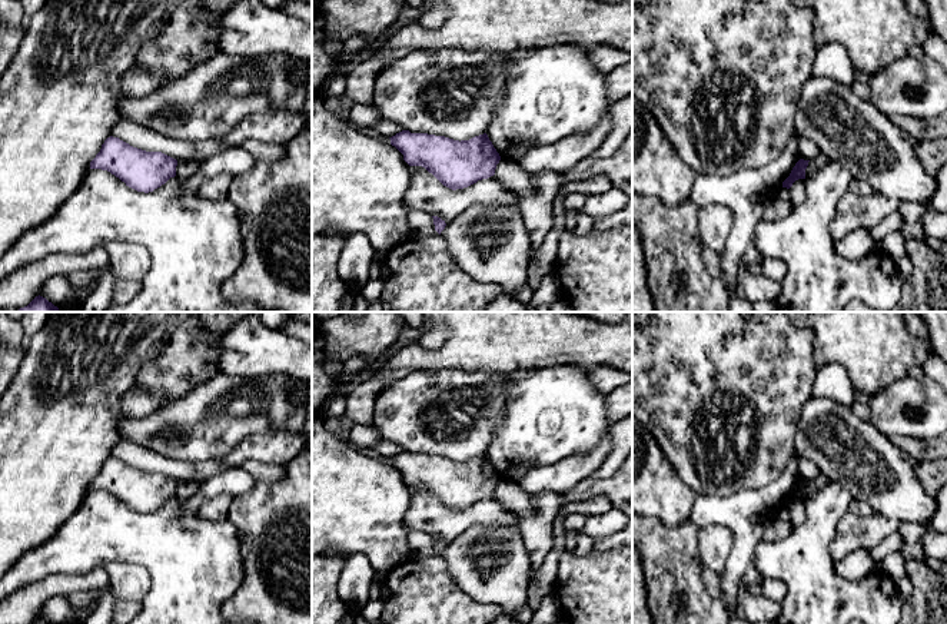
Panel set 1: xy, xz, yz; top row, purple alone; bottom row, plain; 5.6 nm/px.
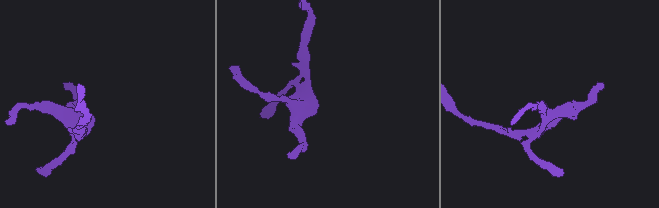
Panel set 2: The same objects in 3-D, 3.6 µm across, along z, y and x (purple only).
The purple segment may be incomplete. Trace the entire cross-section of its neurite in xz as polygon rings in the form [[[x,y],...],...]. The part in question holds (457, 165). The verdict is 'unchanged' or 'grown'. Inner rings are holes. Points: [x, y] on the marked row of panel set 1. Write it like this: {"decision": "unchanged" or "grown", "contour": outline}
{"decision": "unchanged", "contour": [[[402,130],[389,139],[409,166],[425,167],[452,190],[494,176],[501,160],[486,133],[459,142],[445,136]]]}

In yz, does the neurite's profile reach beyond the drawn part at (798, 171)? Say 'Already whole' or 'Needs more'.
Already whole

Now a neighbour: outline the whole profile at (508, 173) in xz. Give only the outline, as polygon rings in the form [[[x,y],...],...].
[[[501,159],[495,169],[495,177],[521,199],[534,192],[531,173],[522,170],[516,163]]]

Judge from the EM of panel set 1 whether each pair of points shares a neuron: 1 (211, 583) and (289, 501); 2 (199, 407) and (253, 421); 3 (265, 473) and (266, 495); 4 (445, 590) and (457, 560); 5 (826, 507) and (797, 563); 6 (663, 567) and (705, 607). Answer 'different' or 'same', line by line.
1: different
2: same
3: different
4: different
5: same
6: same

